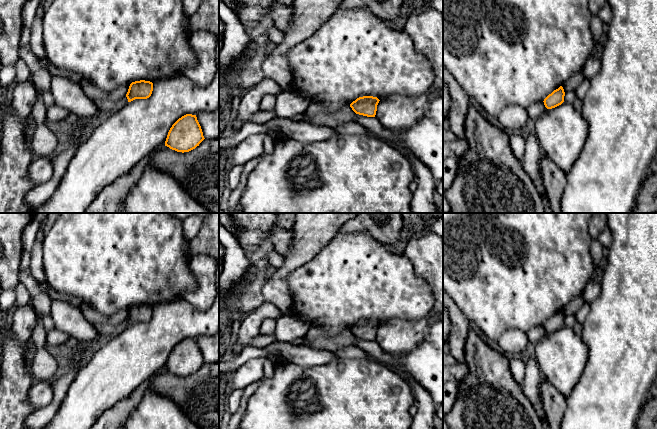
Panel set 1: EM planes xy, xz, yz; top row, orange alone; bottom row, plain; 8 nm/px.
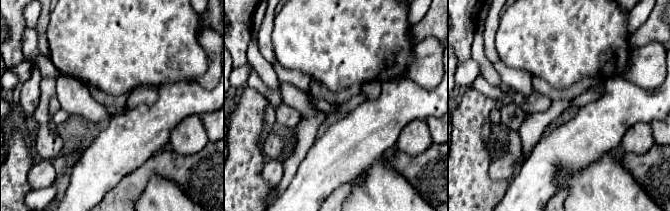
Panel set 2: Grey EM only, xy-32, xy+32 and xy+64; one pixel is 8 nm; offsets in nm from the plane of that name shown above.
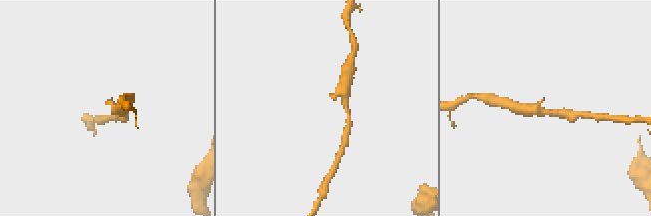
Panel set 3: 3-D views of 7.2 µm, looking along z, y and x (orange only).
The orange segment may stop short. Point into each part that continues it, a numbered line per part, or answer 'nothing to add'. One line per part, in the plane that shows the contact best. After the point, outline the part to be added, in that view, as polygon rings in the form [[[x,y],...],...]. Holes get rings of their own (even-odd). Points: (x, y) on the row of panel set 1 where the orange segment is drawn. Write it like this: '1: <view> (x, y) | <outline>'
nothing to add

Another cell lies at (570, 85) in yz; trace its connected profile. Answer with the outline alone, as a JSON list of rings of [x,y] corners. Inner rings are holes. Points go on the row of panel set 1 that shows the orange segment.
[[[580,70],[574,74],[570,79],[568,79],[563,85],[564,92],[575,92],[578,86],[584,81],[585,77],[583,70]]]

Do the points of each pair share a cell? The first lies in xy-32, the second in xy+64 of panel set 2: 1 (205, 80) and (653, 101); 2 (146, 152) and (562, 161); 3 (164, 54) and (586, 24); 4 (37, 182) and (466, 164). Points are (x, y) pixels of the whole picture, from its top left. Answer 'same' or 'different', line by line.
1: different
2: same
3: same
4: different

